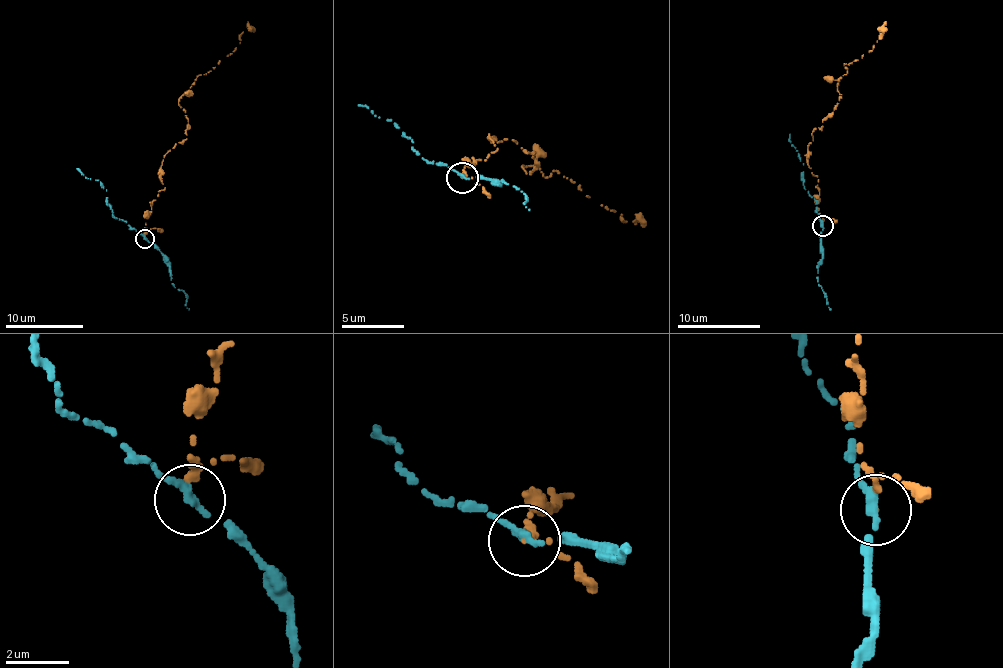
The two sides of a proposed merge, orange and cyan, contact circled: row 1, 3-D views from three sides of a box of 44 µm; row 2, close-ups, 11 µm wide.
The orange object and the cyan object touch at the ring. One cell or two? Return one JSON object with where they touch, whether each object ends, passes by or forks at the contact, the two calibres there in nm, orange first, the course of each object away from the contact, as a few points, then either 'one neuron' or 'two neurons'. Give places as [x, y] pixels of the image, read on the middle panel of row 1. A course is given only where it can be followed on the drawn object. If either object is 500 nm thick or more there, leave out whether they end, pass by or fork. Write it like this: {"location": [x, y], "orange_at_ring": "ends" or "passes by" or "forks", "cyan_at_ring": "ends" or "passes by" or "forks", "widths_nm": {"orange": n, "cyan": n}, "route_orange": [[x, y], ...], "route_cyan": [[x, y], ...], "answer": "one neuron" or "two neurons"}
{"location": [462, 177], "orange_at_ring": "ends", "cyan_at_ring": "passes by", "widths_nm": {"orange": 190, "cyan": 260}, "route_orange": [[463, 177], [495, 135], [514, 140], [533, 154], [531, 172], [523, 166], [555, 170], [636, 223]], "route_cyan": [[463, 177], [444, 164], [426, 162], [411, 148], [408, 137], [397, 124], [357, 104]], "answer": "two neurons"}

